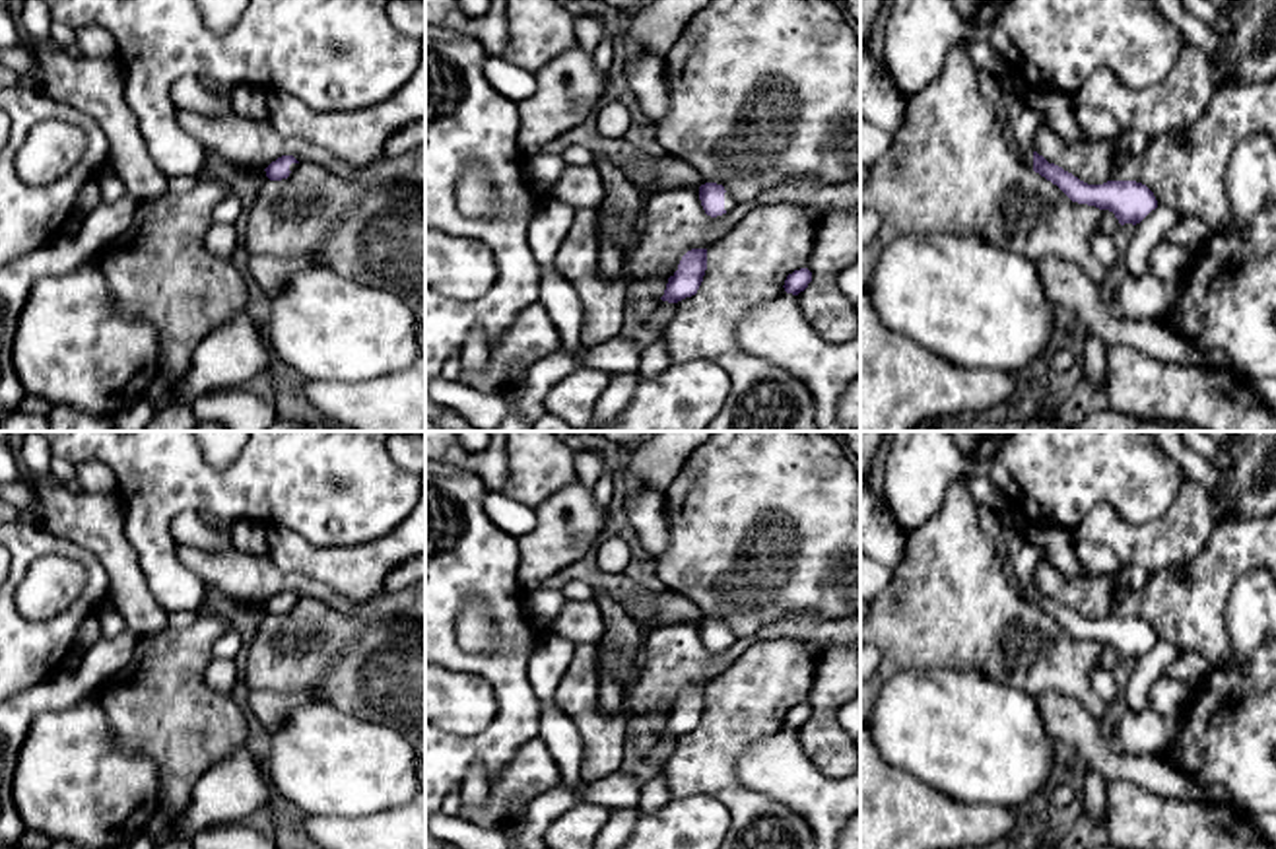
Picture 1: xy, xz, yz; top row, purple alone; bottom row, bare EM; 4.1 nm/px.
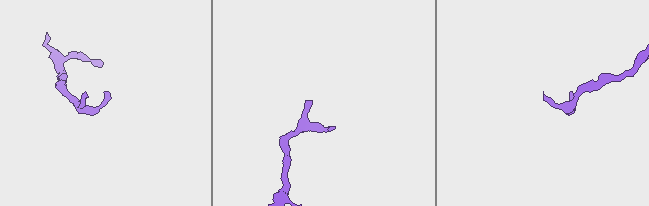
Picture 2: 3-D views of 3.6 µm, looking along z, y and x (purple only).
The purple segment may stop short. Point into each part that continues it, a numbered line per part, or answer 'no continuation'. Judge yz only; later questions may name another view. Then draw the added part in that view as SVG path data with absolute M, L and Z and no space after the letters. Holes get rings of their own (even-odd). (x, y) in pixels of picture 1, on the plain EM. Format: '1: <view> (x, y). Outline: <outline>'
1: yz (1024, 562). Outline: M1024 544L1014 556L1010 556L1010 565L1018 581L1018 589L1027 602L1033 604L1033 573L1041 561L1041 552L1033 544Z

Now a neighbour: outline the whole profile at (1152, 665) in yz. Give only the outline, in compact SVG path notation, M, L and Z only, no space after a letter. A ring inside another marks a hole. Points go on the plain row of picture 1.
M1158 641L1140 659L1136 659L1126 688L1121 694L1123 707L1134 713L1150 709L1148 703L1152 686L1163 676L1165 668L1177 657L1179 651L1173 645Z

